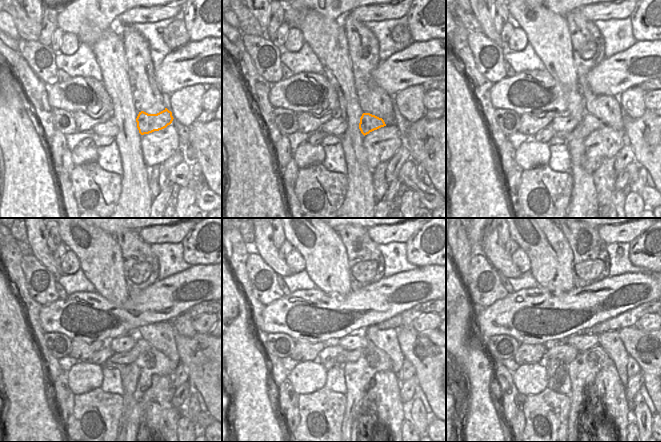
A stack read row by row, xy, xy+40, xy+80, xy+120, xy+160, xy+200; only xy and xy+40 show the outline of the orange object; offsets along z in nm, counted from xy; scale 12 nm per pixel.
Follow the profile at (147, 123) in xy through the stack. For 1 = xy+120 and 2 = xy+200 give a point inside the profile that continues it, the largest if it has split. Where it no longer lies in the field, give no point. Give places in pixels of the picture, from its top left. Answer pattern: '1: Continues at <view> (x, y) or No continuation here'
1: Continues at xy+120 (141, 345)
2: Continues at xy+200 (551, 367)

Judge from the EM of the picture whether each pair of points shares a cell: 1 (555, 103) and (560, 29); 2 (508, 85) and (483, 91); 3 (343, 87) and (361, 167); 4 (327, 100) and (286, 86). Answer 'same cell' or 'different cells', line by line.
1: different cells
2: different cells
3: same cell
4: same cell

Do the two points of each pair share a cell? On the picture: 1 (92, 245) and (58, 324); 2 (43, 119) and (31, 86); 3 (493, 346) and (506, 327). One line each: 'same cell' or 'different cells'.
1: different cells
2: same cell
3: different cells

